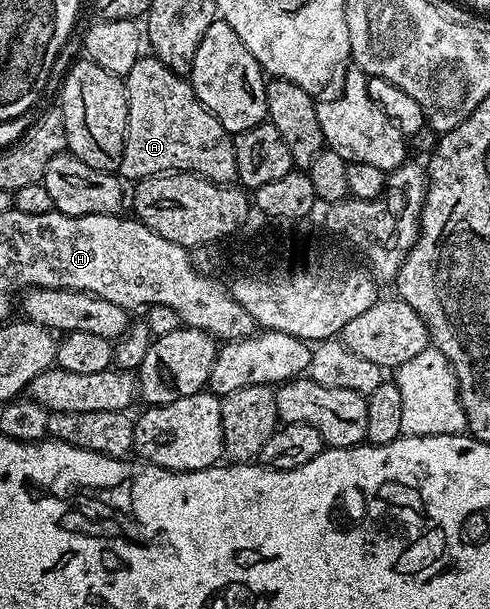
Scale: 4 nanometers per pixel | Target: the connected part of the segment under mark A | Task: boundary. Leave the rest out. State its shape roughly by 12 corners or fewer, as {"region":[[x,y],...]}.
{"region":[[154,56],[125,76],[118,173],[234,183],[232,135]]}

